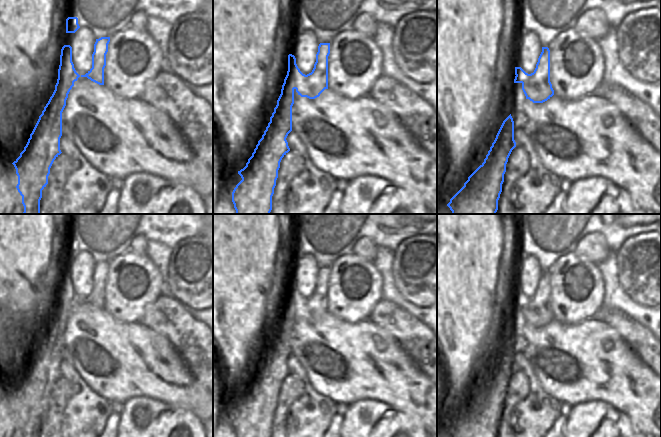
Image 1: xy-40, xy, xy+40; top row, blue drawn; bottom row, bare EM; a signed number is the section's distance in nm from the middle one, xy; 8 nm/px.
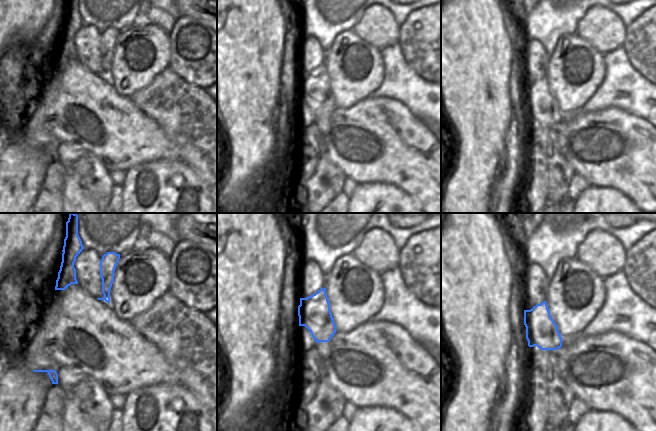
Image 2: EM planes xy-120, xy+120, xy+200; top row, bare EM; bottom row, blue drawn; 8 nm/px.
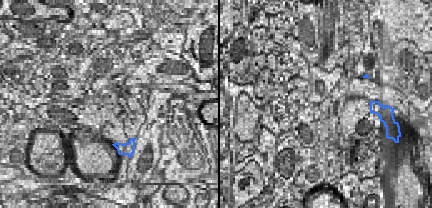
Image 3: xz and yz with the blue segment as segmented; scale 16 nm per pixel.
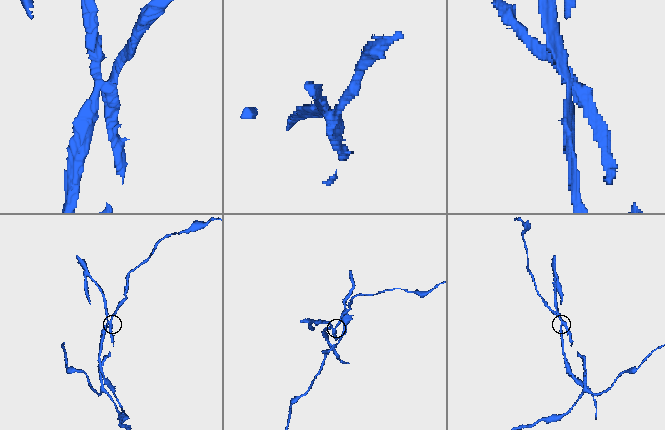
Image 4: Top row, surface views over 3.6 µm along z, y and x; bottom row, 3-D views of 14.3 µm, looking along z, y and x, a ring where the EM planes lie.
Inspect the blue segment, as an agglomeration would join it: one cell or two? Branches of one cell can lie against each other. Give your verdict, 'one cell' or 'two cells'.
two cells

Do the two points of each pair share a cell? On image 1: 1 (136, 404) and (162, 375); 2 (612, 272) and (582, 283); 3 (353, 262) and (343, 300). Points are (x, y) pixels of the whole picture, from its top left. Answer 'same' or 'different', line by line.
1: different
2: different
3: same

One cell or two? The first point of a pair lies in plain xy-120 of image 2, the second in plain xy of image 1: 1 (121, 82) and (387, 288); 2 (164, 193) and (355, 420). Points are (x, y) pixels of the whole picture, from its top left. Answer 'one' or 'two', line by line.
1: two
2: one

